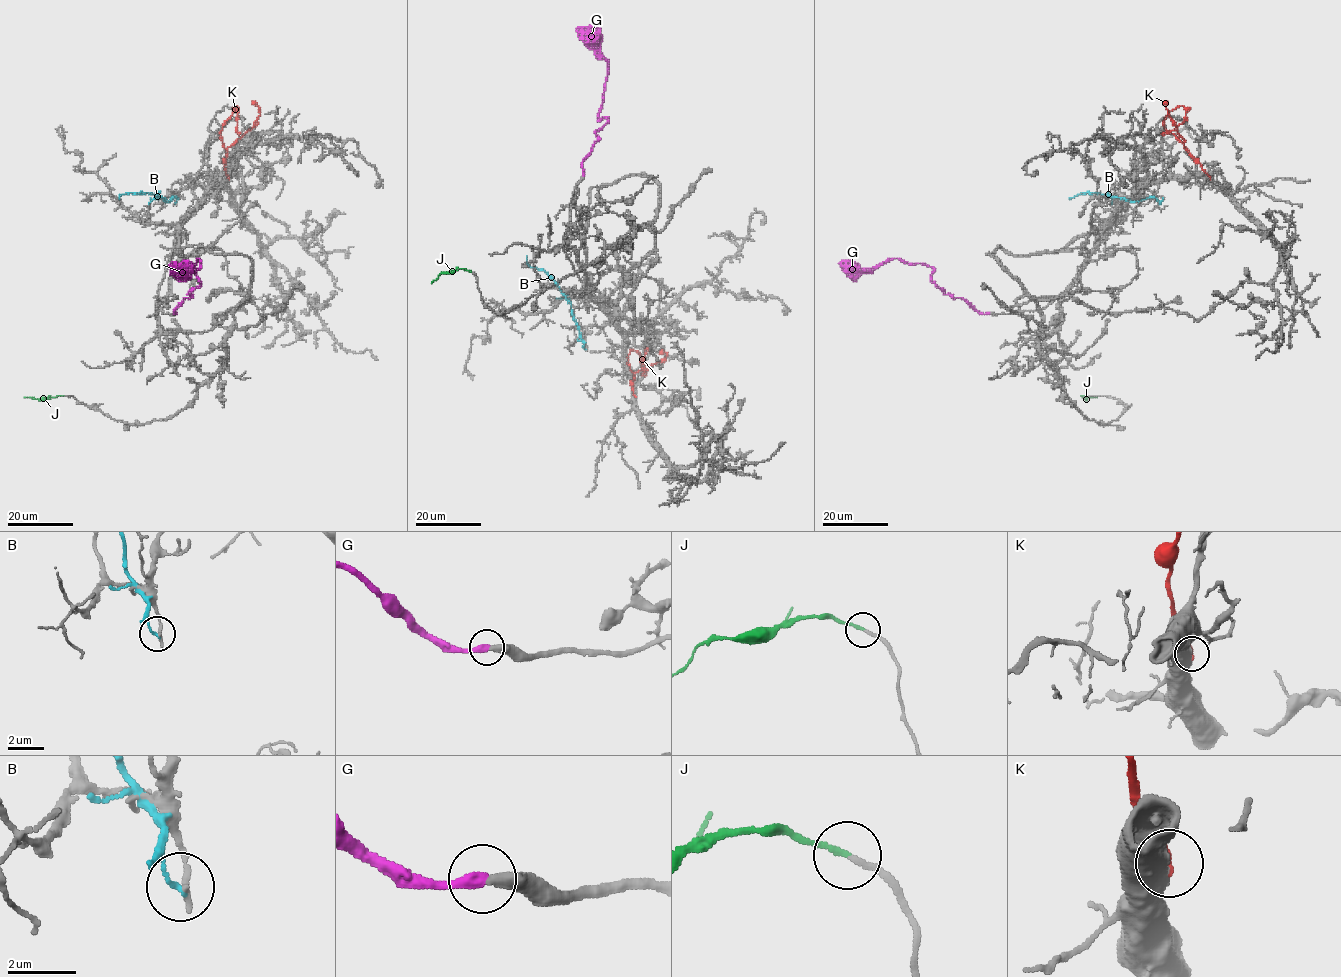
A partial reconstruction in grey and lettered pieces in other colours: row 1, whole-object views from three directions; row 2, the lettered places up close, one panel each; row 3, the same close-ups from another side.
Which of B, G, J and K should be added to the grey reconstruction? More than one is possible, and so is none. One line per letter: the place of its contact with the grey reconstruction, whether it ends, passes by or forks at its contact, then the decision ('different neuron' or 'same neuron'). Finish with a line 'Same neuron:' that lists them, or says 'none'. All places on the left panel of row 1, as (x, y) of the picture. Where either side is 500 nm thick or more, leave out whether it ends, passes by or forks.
B: contact (178, 199); it ends; different neuron
G: contact (175, 313); it ends; same neuron
J: contact (63, 395); it ends; same neuron
K: contact (228, 179); different neuron
Same neuron: G, J

